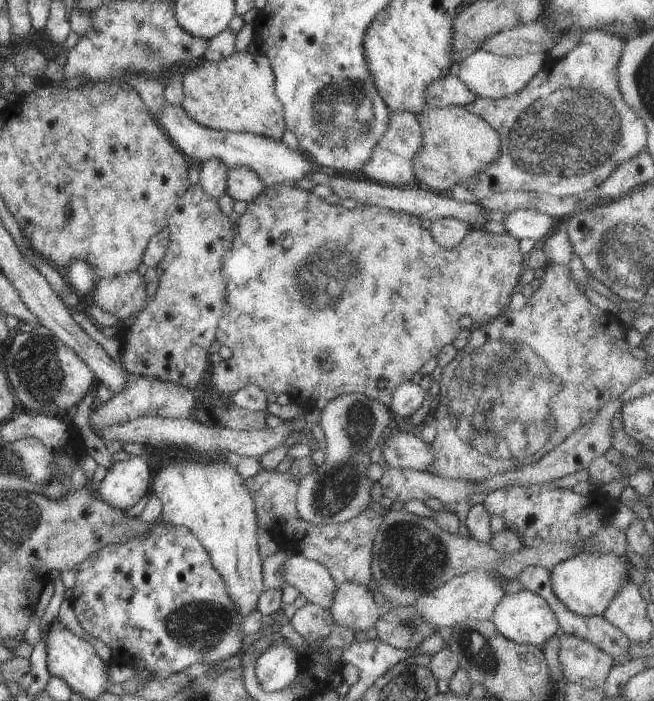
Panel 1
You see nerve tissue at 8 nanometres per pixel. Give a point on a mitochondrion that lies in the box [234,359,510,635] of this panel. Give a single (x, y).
(414, 557)

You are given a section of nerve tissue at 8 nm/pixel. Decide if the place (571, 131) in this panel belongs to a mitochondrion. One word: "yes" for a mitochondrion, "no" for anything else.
yes

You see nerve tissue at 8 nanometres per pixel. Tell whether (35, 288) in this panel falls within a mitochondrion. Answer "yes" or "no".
no

